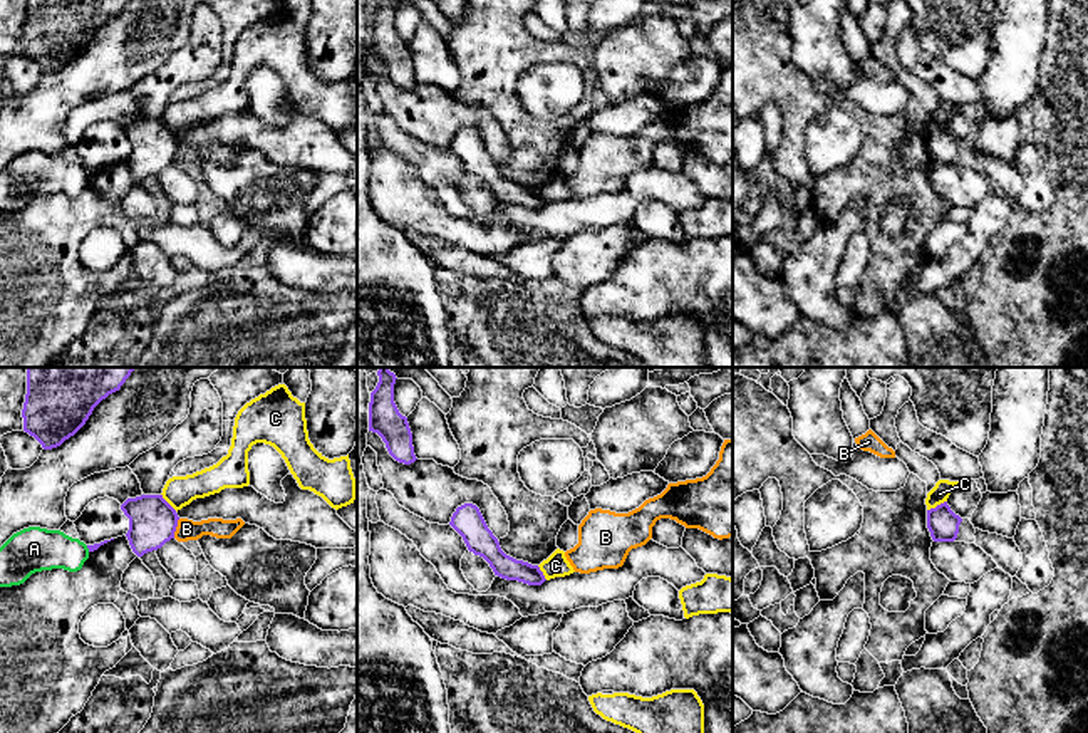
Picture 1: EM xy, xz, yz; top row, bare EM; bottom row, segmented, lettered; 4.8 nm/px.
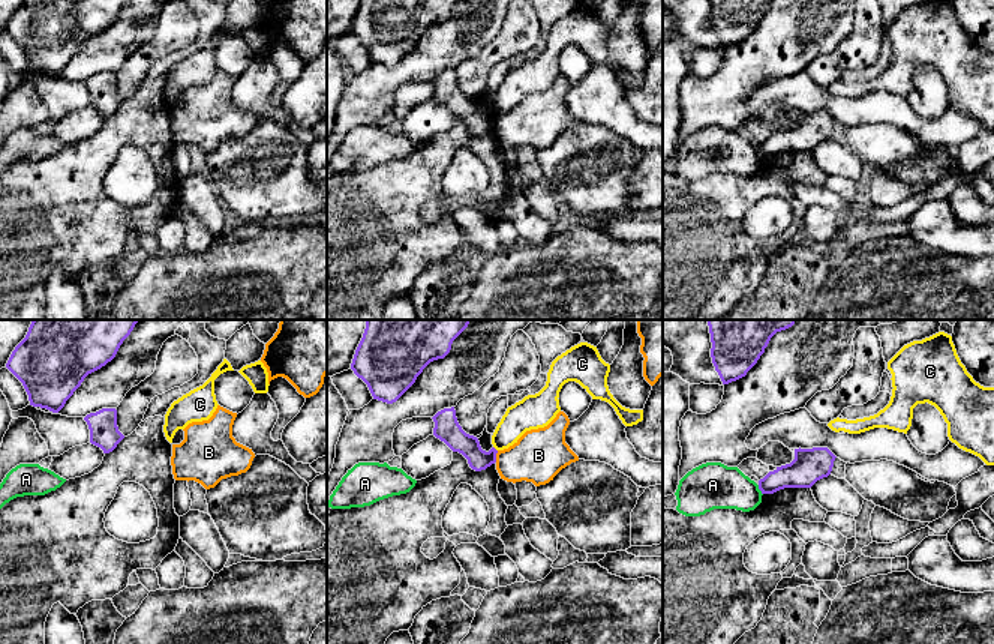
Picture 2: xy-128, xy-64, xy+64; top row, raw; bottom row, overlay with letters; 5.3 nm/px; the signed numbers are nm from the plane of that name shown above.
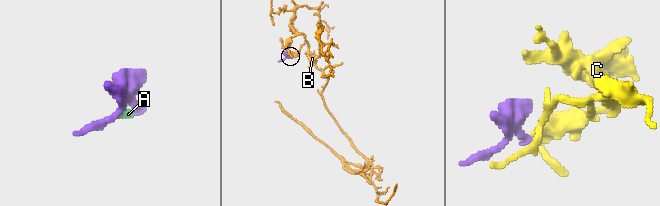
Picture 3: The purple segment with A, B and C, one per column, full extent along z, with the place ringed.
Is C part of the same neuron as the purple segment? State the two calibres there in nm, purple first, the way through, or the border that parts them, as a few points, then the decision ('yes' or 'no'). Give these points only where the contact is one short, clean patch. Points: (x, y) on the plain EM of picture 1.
150 nm thick on the purple side, 90 nm on the other; border along yz (946, 124), (927, 135); no

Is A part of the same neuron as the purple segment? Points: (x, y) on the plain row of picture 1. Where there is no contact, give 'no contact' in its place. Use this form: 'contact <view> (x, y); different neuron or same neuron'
contact xy (88, 171); different neuron

